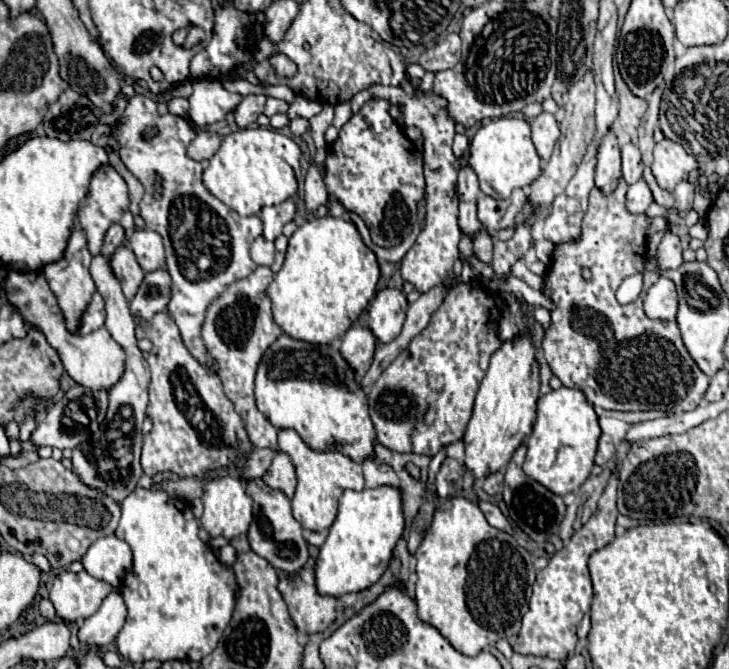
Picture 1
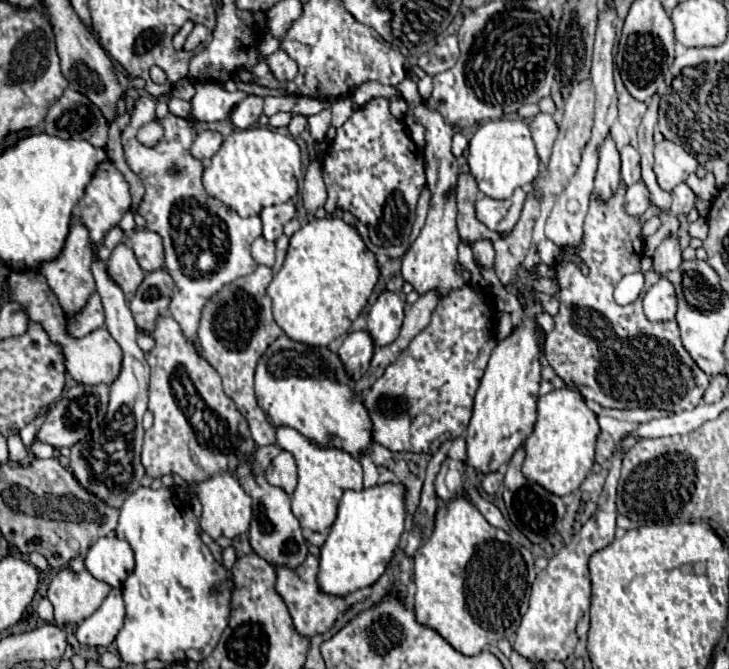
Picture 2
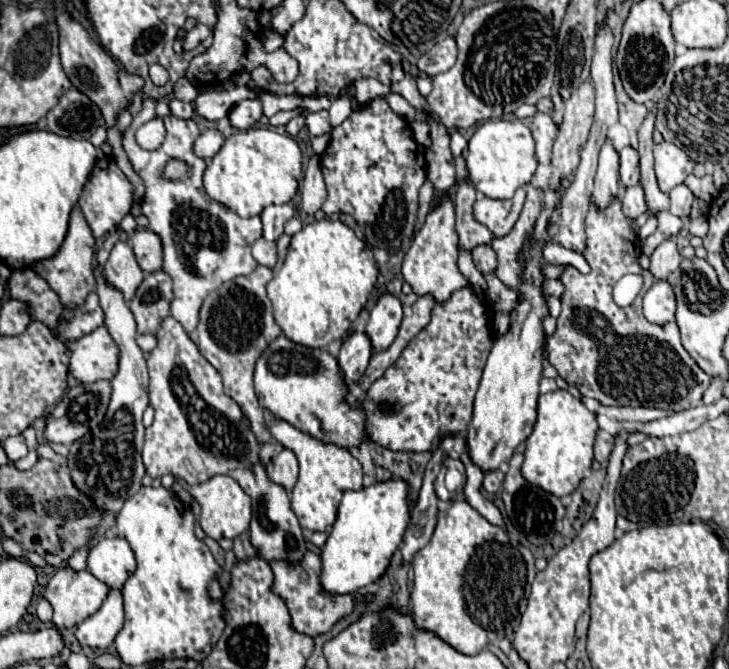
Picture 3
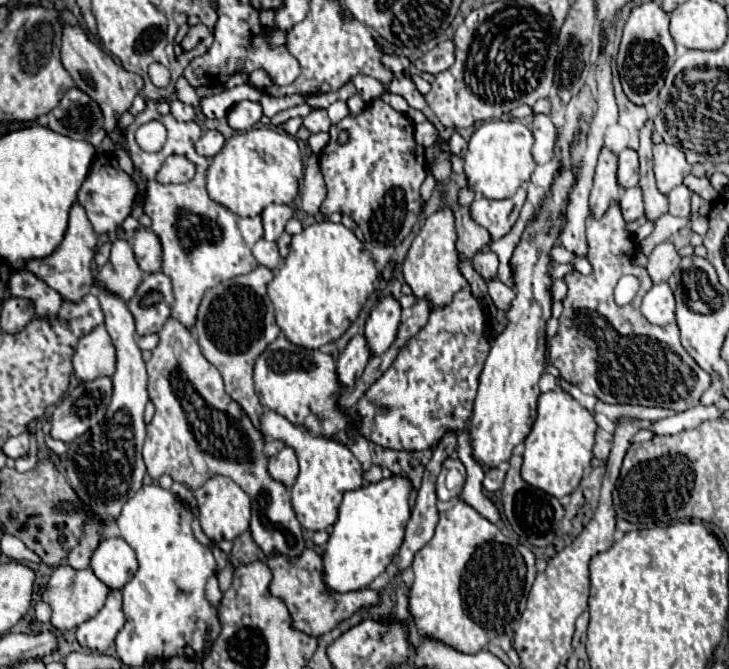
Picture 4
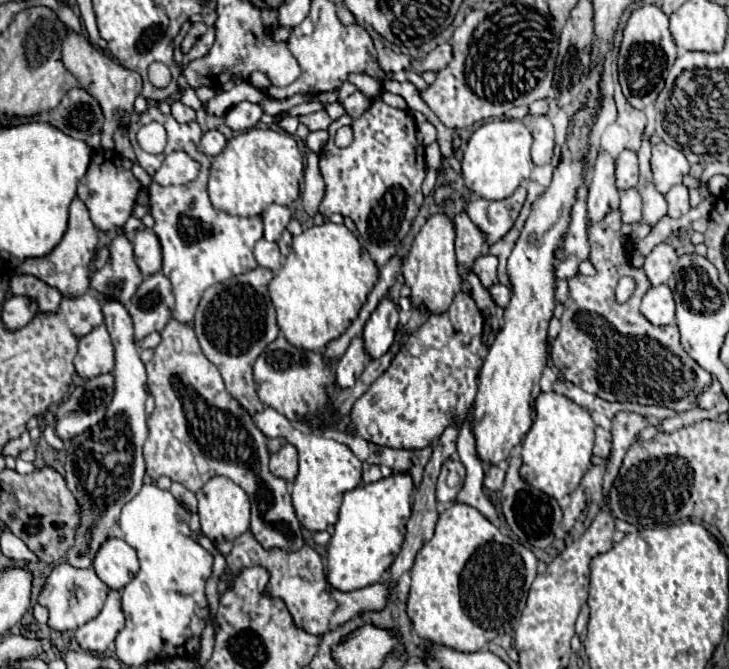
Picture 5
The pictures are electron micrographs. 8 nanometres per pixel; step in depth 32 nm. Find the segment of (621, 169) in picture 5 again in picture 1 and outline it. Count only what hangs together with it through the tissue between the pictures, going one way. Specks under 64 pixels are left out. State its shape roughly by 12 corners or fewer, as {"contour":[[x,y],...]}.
{"contour":[[634,144],[622,148],[622,178],[642,178],[642,156]]}

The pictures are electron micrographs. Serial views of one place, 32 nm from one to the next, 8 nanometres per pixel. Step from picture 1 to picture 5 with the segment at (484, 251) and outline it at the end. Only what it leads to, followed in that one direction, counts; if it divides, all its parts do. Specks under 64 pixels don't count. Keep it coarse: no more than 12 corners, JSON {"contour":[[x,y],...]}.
{"contour":[[492,254],[480,256],[472,270],[484,288],[498,282],[498,260]]}

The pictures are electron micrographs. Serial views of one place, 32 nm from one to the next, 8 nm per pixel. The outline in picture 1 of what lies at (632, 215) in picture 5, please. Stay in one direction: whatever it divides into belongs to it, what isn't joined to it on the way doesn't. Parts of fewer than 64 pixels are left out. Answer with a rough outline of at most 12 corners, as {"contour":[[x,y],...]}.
{"contour":[[644,180],[628,188],[626,208],[644,214],[652,192]]}

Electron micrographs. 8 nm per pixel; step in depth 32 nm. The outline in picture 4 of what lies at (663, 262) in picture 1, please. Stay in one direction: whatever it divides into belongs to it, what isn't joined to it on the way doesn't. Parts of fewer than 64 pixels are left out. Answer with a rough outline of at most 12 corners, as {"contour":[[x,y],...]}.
{"contour":[[672,242],[648,256],[646,270],[660,284],[672,276],[680,256]]}

